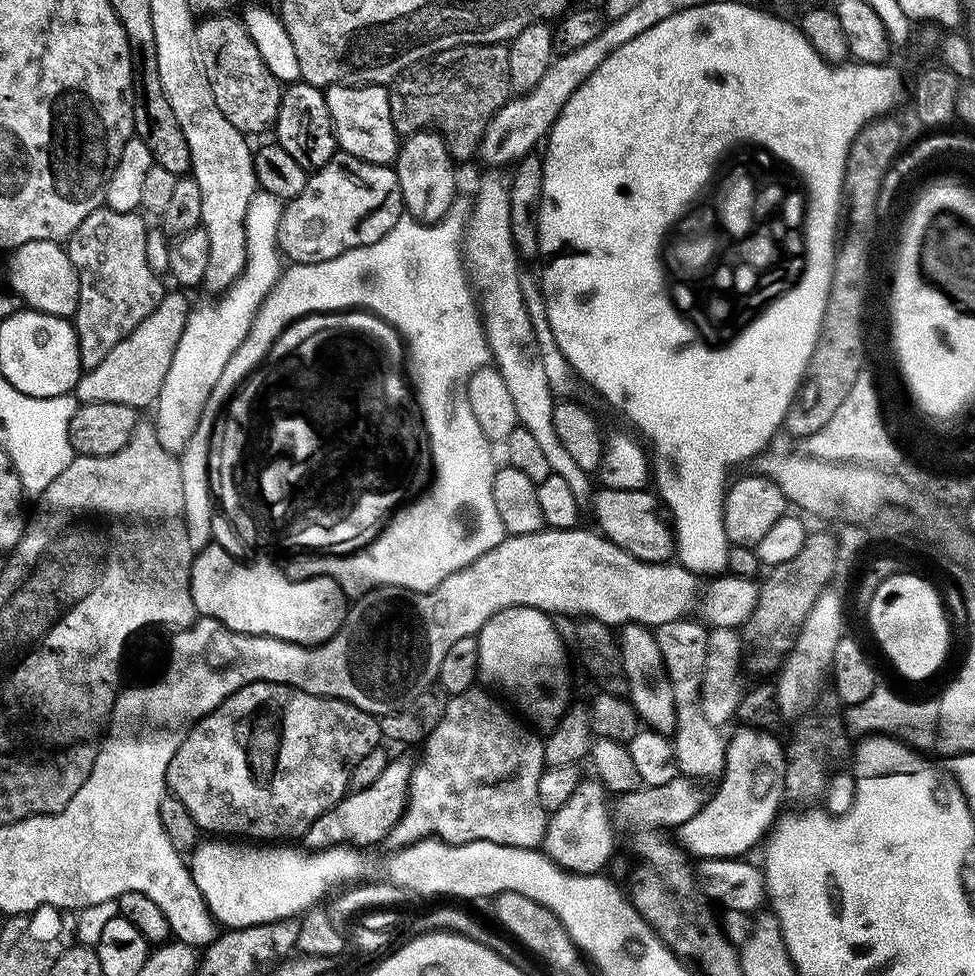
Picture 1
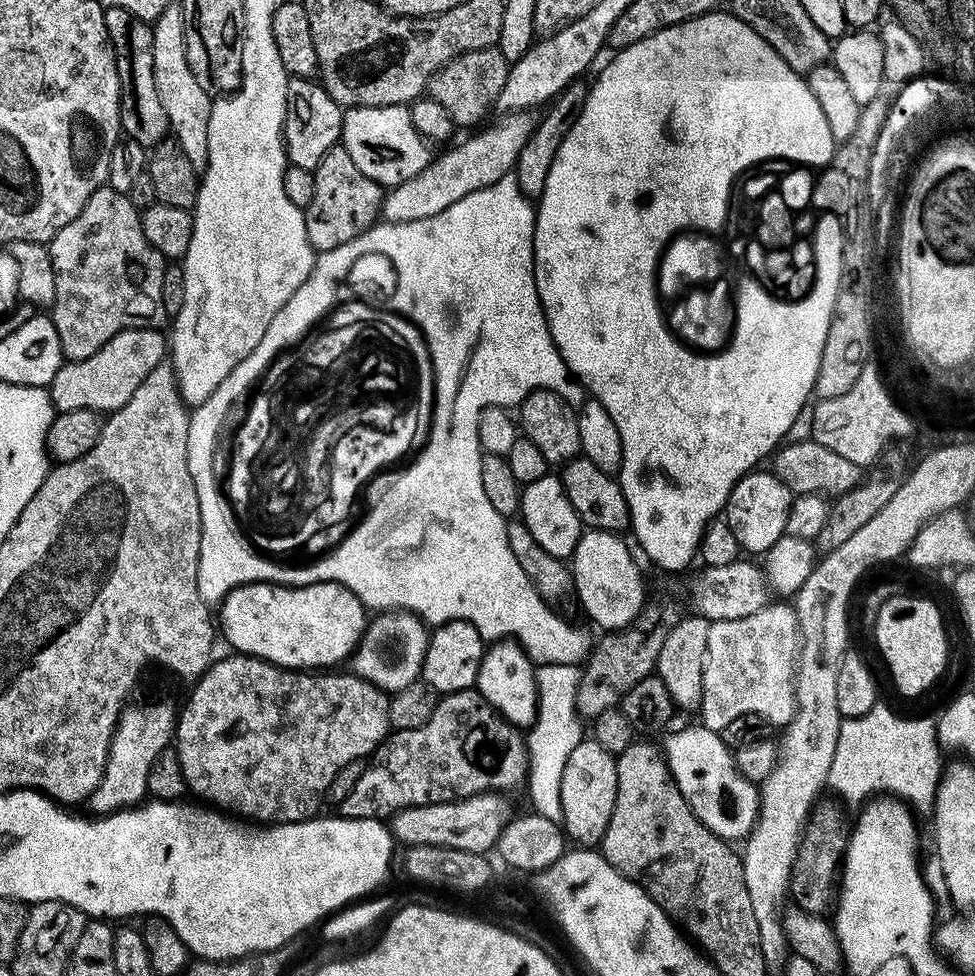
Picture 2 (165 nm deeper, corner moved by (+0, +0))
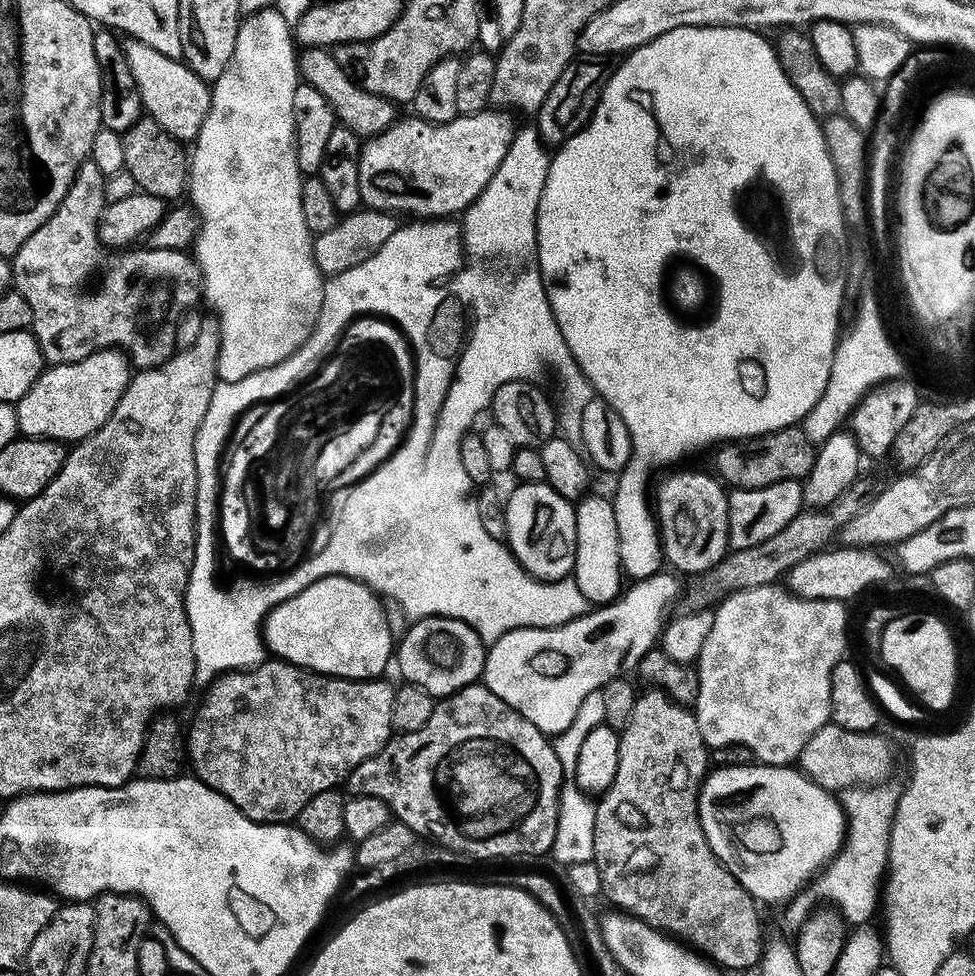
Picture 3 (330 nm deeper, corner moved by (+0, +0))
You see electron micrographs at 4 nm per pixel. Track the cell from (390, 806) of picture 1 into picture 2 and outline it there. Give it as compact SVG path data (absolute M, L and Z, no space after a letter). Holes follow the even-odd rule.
M467 688L441 695L430 722L414 730L395 729L365 763L362 778L358 778L358 782L354 782L354 790L342 798L338 812L339 815L354 816L358 820L388 818L401 808L465 800L478 792L509 790L519 784L521 787L527 779L528 745L521 729L504 719L499 712L492 711L481 692Z

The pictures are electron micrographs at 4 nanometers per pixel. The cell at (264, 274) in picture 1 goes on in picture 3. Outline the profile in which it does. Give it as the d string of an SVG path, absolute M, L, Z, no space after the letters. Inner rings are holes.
M275 7L264 8L260 12L253 12L241 19L238 38L234 42L234 54L226 66L226 70L211 85L212 101L210 110L200 127L200 133L190 148L190 196L192 192L191 207L195 208L198 217L198 231L194 245L194 259L200 267L202 281L202 300L212 307L211 315L215 317L220 326L220 349L218 350L217 377L221 381L237 382L254 371L263 367L272 367L293 356L300 347L310 338L314 326L322 310L324 297L325 277L320 267L312 257L313 233L308 231L306 218L302 218L302 198L300 186L302 173L296 165L296 135L294 134L294 90L298 83L298 48L294 43L293 29L285 18L276 11Z

